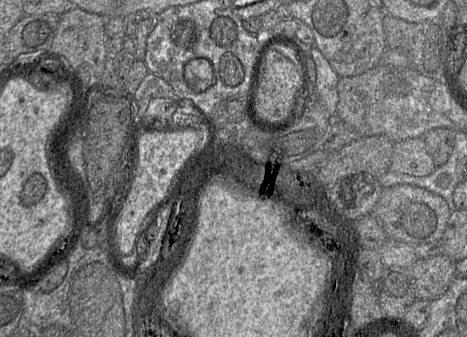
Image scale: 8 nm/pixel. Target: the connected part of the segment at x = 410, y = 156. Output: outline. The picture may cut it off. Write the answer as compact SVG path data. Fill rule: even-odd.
M423 137L394 142L389 170L412 176L430 175L436 168Z

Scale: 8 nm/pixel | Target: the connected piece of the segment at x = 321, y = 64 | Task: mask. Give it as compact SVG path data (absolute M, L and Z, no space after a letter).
M316 46L311 47L311 56L316 66L317 93L328 113L335 118L338 103L337 85L340 77Z

